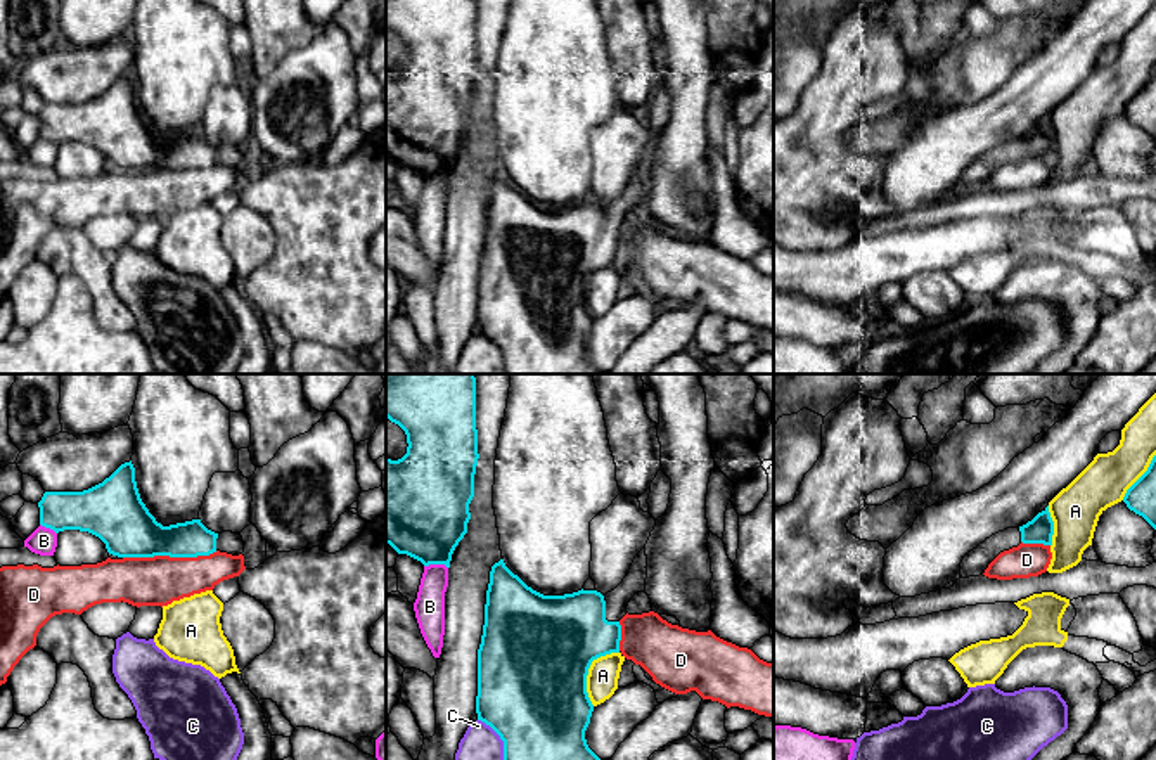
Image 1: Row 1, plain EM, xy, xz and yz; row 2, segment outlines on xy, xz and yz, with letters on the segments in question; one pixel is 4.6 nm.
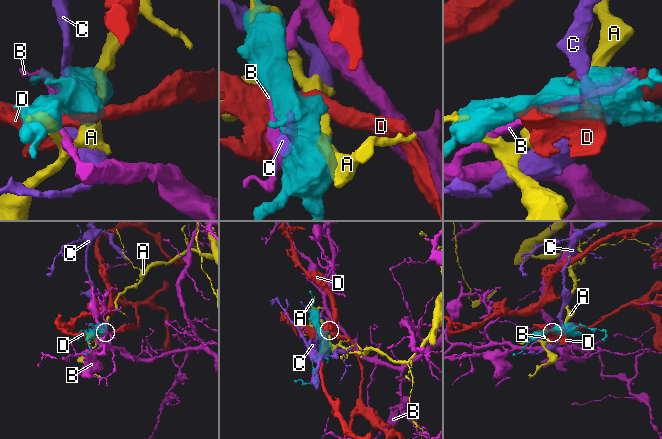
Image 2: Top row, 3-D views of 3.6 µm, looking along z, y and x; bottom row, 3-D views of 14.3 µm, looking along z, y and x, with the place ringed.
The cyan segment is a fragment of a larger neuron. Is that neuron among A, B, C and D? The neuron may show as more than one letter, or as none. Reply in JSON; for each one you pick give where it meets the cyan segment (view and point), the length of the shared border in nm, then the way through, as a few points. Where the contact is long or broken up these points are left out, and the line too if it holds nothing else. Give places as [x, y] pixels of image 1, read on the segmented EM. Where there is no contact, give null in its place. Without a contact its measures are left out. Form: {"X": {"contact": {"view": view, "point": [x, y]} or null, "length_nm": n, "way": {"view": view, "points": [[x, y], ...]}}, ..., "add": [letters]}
{"add": []}

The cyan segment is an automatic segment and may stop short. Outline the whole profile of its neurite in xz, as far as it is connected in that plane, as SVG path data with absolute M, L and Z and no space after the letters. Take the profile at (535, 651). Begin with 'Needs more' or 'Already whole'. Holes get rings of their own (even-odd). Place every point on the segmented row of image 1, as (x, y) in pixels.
Needs more. M644 547L623 582L606 596L583 589L543 596L514 575L504 559L491 566L478 649L476 713L504 741L504 760L600 760L585 739L594 712L587 675L594 660L620 653L620 620L630 599L645 590L645 566Z

